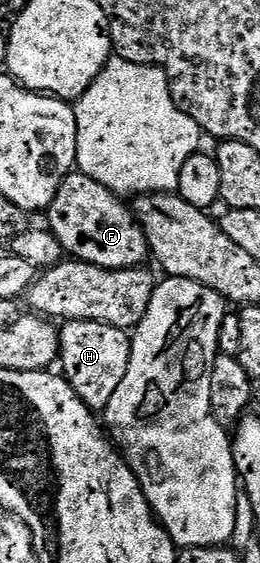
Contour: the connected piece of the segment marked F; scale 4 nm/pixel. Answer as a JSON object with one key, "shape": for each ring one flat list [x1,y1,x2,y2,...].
{"shape":[[73,172,67,174,62,180,54,200,48,205,46,226,51,230,52,235,60,241,64,251,73,259,111,270,125,270,131,266,143,267,145,265,144,257,147,259,150,254,148,241,133,207,131,210,124,202,127,201,121,195,117,194,115,190,106,188,98,180,79,172]]}

